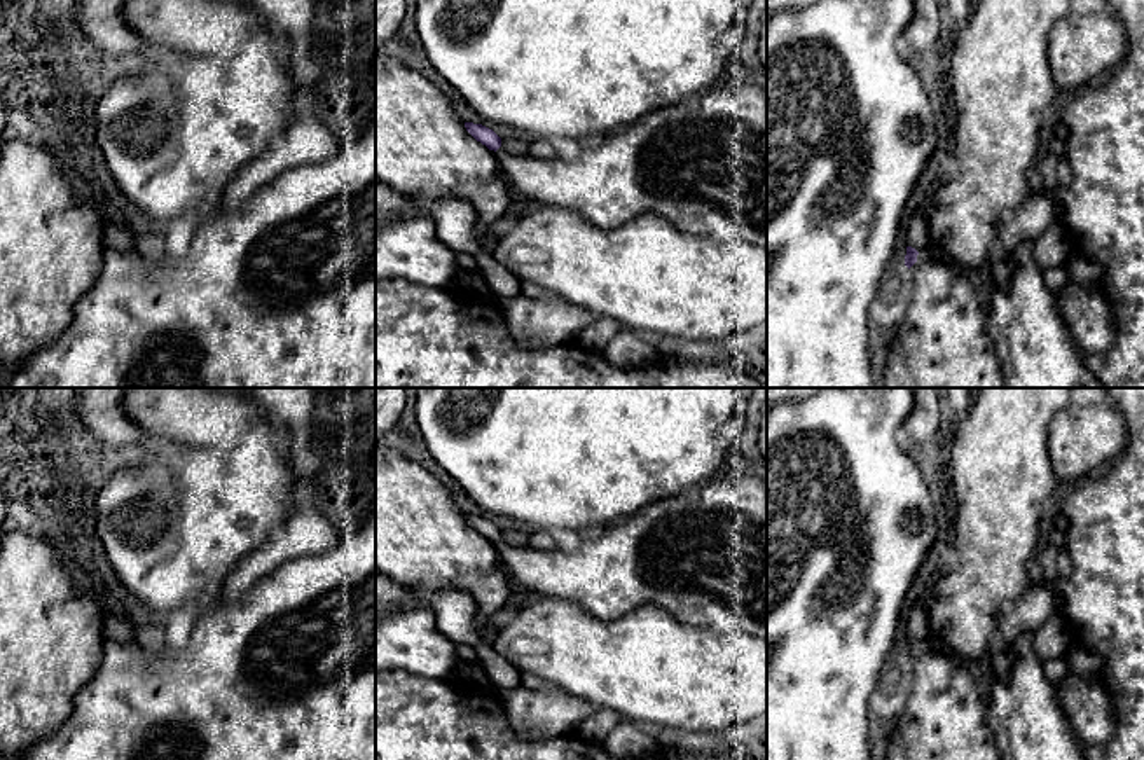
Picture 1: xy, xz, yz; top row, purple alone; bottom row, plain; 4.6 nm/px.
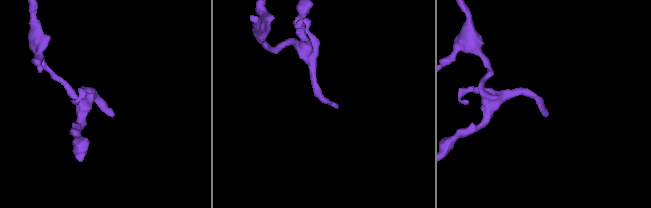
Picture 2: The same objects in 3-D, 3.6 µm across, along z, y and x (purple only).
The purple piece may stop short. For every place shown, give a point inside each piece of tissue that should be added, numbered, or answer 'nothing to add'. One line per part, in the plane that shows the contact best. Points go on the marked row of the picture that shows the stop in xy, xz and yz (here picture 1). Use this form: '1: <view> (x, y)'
1: yz (944, 343)

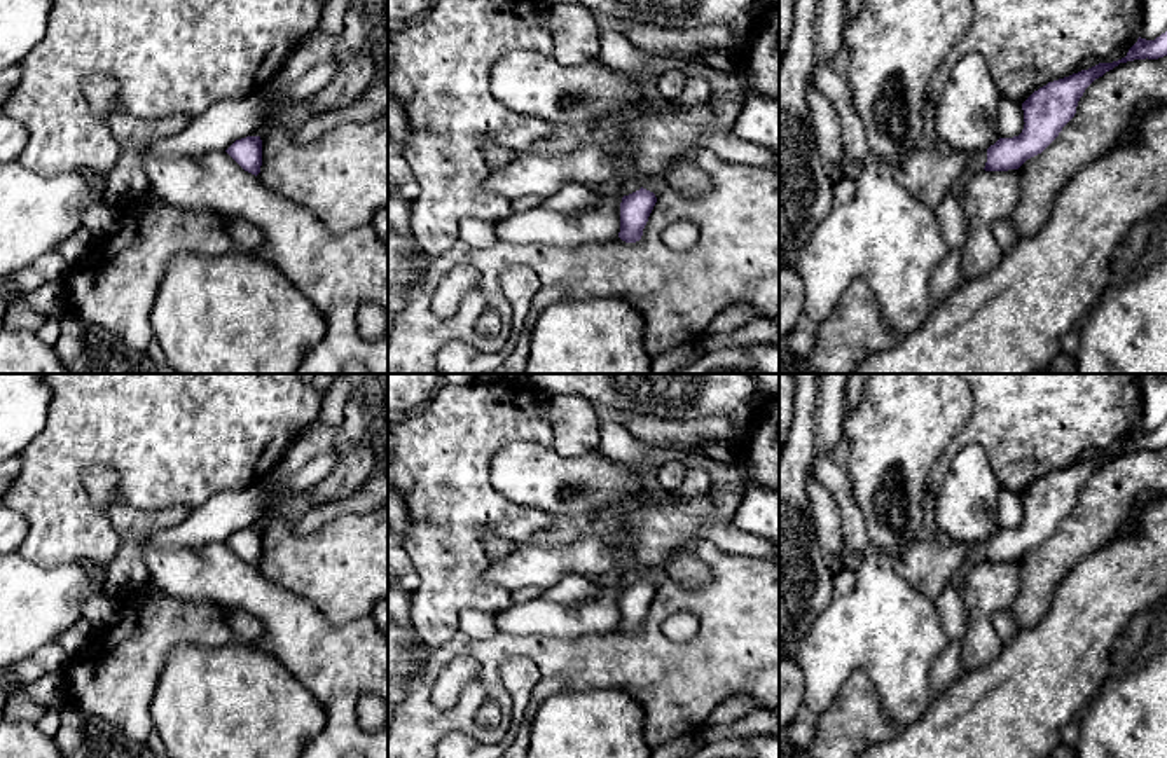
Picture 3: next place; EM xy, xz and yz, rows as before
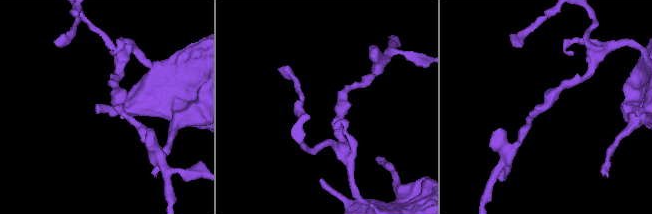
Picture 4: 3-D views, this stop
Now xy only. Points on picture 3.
nothing to add

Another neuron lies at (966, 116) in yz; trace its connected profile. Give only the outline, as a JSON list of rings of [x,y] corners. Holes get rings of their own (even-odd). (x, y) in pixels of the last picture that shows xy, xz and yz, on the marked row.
[[[964,54],[952,66],[936,103],[936,133],[949,148],[966,155],[987,150],[999,140],[999,100],[1001,93],[984,56]]]

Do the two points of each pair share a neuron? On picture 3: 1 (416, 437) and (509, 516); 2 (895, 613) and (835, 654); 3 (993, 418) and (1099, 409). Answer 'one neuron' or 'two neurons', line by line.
1: one neuron
2: one neuron
3: one neuron

